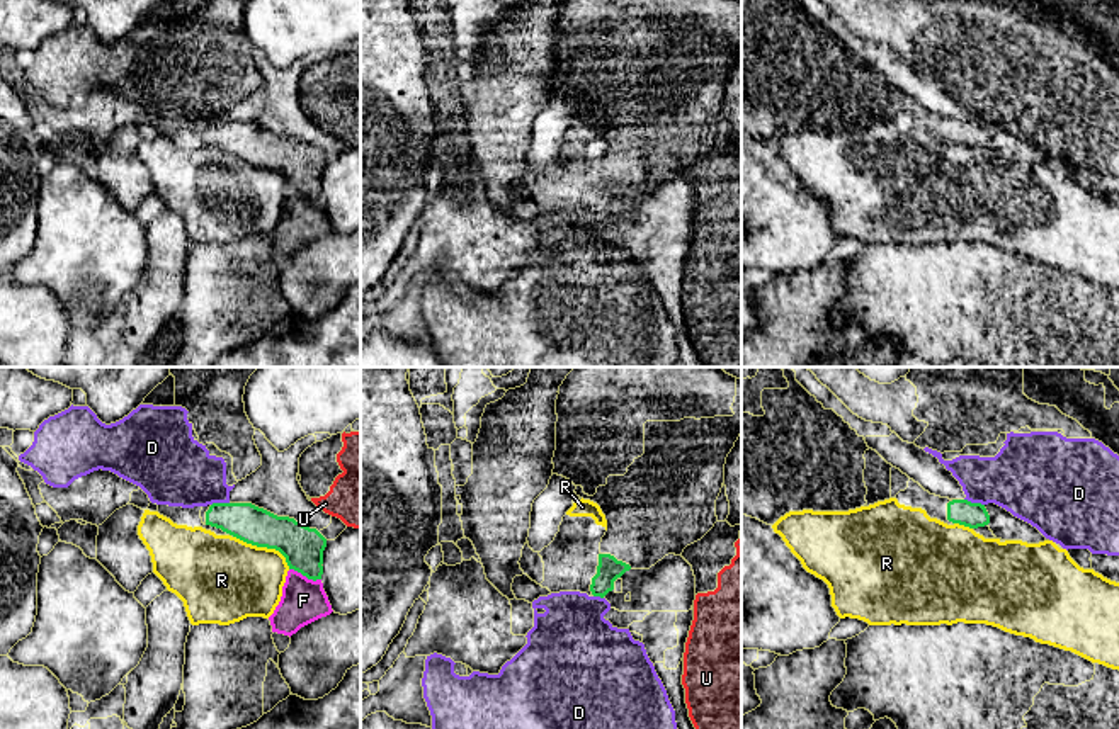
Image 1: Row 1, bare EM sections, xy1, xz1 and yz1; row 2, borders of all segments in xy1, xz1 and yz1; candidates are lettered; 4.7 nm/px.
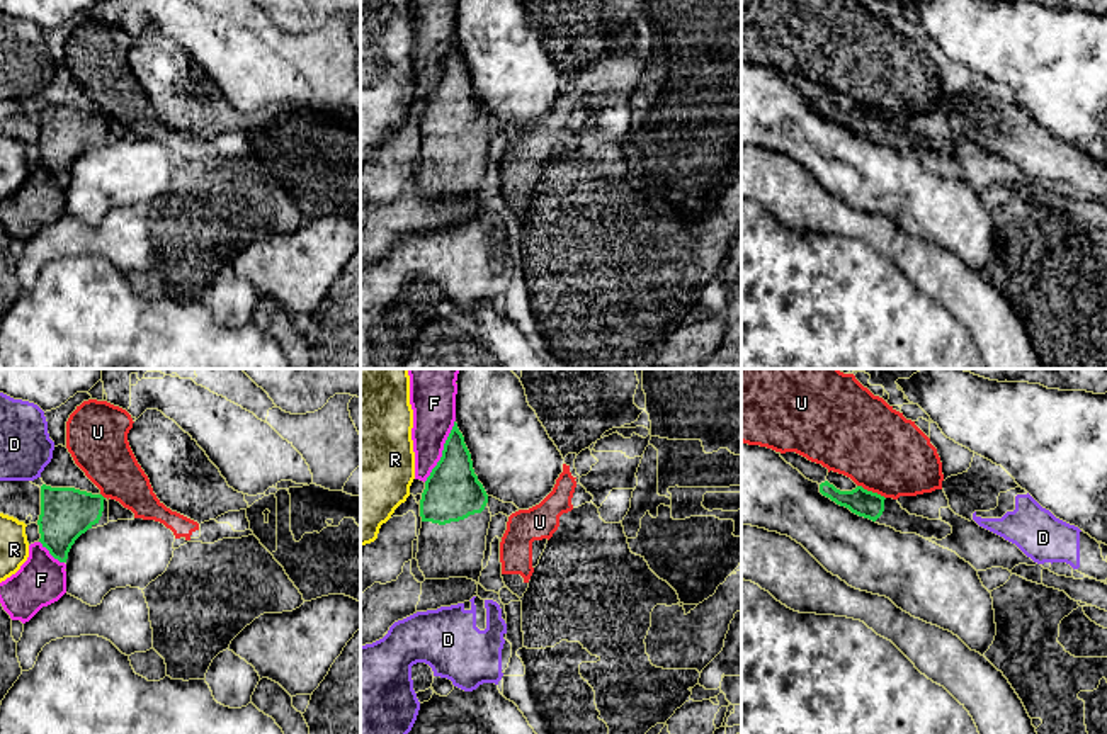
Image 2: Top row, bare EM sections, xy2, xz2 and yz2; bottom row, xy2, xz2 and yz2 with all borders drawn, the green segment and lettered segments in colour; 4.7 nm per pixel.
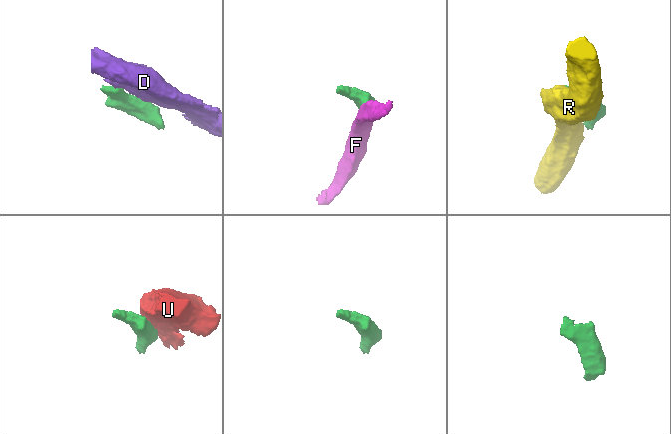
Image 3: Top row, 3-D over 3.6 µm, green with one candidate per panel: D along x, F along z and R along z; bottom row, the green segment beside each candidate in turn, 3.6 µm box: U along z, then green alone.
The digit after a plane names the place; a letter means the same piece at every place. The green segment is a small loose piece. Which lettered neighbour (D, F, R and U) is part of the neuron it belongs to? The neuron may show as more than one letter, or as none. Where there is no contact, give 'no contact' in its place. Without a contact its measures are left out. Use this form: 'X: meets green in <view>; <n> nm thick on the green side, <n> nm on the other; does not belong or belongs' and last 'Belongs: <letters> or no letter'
D: meets green in yz1; 120 nm thick on the green side, 320 nm on the other; does not belong
F: meets green in xz2; 260 nm thick on the green side, 220 nm on the other; does not belong
R: meets green in xy1; 190 nm thick on the green side, 420 nm on the other; does not belong
U: meets green in yz2; 130 nm thick on the green side, 380 nm on the other; does not belong
Belongs: no letter

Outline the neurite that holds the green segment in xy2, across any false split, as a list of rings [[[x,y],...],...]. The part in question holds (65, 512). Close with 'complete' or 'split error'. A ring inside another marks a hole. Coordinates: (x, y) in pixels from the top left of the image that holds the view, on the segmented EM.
[[[41,486],[39,542],[60,562],[66,562],[71,545],[82,534],[107,523],[109,501],[102,494]]] | split error

